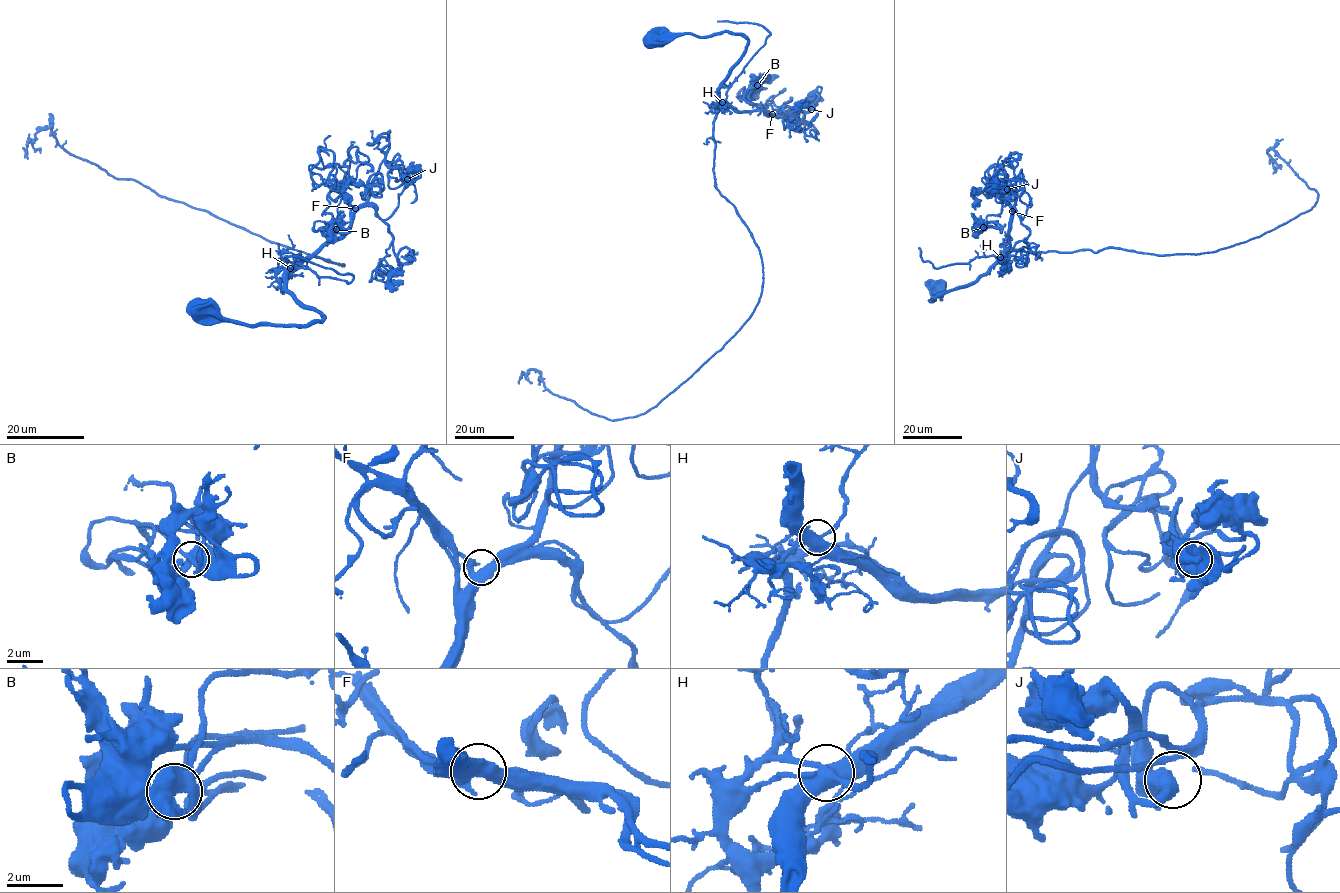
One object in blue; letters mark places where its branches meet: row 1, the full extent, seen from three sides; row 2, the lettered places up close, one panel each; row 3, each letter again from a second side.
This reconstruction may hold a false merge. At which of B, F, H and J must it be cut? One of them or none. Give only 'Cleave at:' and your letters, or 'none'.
Cleave at: H

